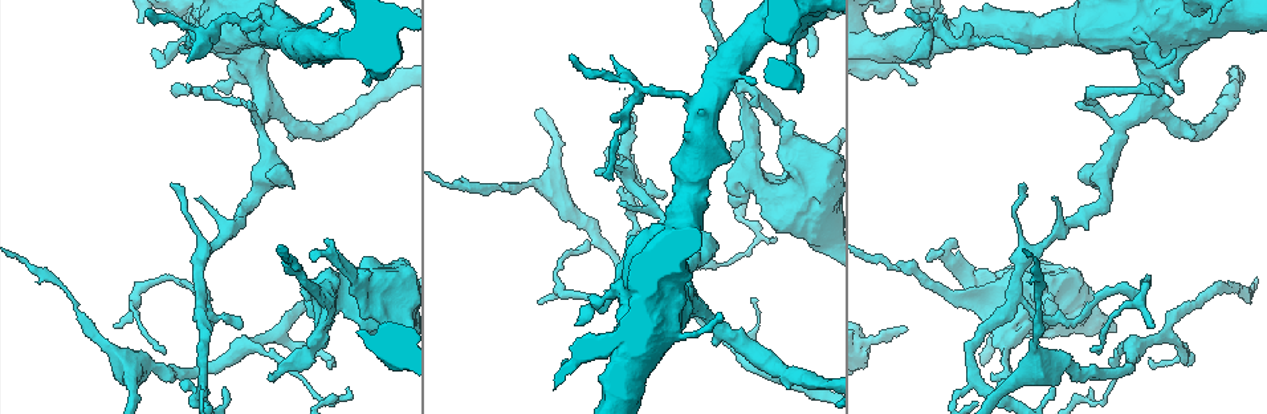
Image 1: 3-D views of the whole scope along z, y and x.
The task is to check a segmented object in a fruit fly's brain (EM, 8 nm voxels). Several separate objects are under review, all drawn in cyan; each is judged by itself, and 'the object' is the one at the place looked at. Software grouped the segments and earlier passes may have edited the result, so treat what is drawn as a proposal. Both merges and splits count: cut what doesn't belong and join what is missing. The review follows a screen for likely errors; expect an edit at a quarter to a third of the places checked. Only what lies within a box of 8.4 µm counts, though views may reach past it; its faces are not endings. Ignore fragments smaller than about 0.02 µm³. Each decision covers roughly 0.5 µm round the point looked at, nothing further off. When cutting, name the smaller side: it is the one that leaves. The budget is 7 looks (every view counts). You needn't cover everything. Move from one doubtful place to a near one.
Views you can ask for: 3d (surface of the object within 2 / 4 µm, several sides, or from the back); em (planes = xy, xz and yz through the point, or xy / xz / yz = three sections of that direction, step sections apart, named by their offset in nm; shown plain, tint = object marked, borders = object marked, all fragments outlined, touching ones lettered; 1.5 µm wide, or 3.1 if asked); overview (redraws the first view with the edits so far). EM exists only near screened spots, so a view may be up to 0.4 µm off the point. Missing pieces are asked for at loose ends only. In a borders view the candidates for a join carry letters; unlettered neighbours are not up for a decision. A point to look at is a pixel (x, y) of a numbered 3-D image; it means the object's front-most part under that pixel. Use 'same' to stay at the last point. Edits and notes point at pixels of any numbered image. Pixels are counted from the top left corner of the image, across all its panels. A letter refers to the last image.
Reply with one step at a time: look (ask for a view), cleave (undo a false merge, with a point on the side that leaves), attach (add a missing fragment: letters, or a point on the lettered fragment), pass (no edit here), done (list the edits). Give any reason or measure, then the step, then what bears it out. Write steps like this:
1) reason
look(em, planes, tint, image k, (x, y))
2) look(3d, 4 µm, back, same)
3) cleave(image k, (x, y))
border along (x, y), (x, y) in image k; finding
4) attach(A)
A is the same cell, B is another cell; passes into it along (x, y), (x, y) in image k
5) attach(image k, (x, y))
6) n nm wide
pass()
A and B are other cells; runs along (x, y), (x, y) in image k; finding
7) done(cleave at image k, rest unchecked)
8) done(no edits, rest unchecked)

sudden change in width
look(em, planes, borders, image 1, (985, 279))

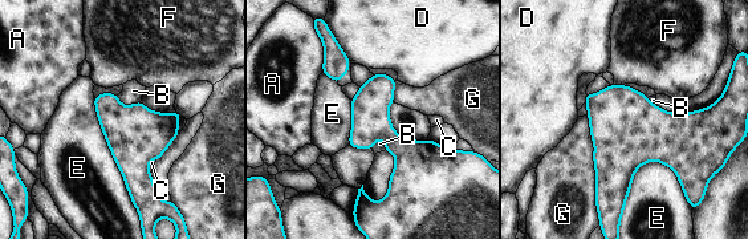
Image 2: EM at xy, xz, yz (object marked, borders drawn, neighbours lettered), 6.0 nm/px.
240 nm wide
pass()
A, B, C, D, E, F and G are other cells; border along (93, 97), (104, 138), (135, 207) in image 2; one cell here

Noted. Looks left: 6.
branch stops here
look(3d, 4 µm, image 1, (906, 332))

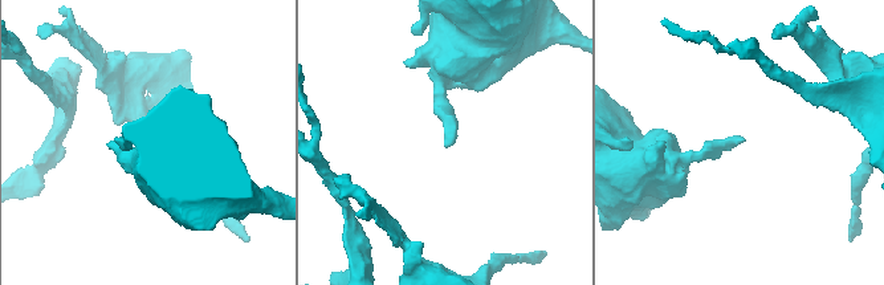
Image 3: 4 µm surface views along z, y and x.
look(em, planes, borders, image 3, (742, 141))

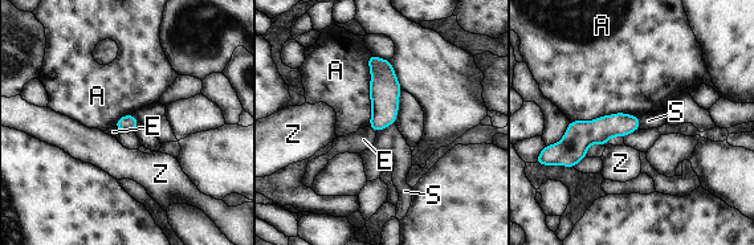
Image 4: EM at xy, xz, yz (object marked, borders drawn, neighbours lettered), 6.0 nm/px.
A touches over 440 nm
pass()
A, E, S and Z are other cells; border along (394, 122), (376, 133) in image 4; none of them fits

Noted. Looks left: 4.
free end
look(em, xy, step 8, borders, image 1, (990, 373))

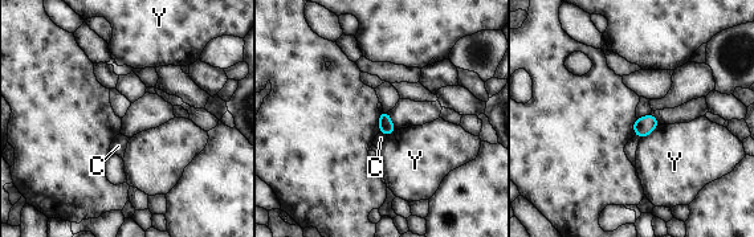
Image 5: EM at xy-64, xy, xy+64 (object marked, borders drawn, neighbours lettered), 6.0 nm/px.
pass()
C and Y are other cells; none of them fits

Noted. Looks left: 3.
done(no edits, rest unchecked)

